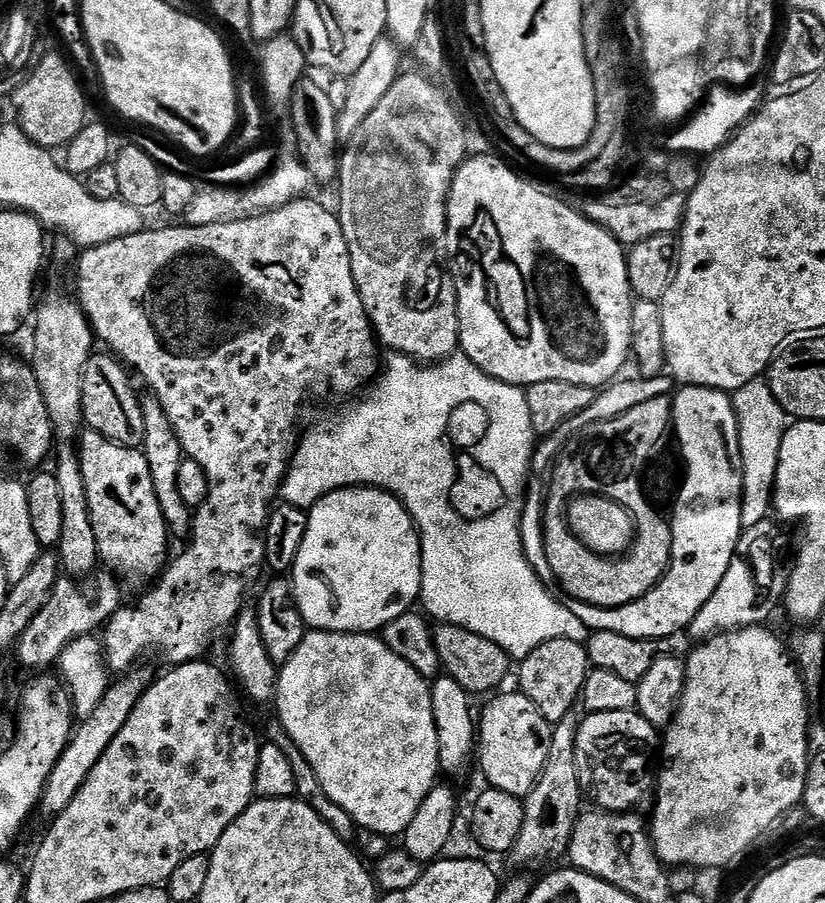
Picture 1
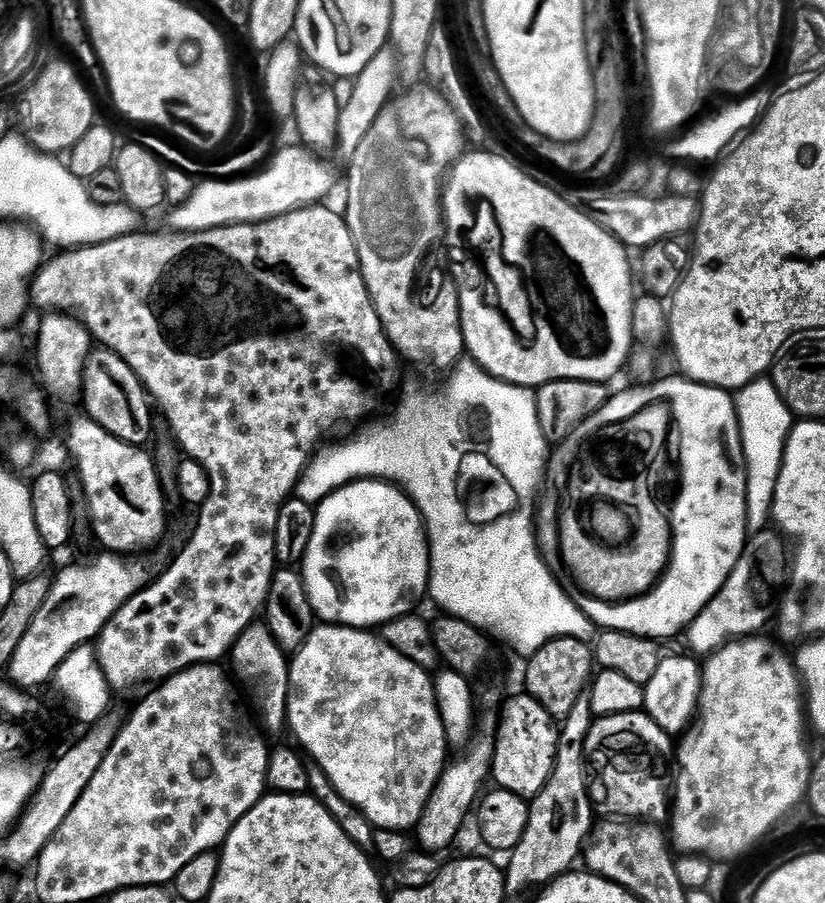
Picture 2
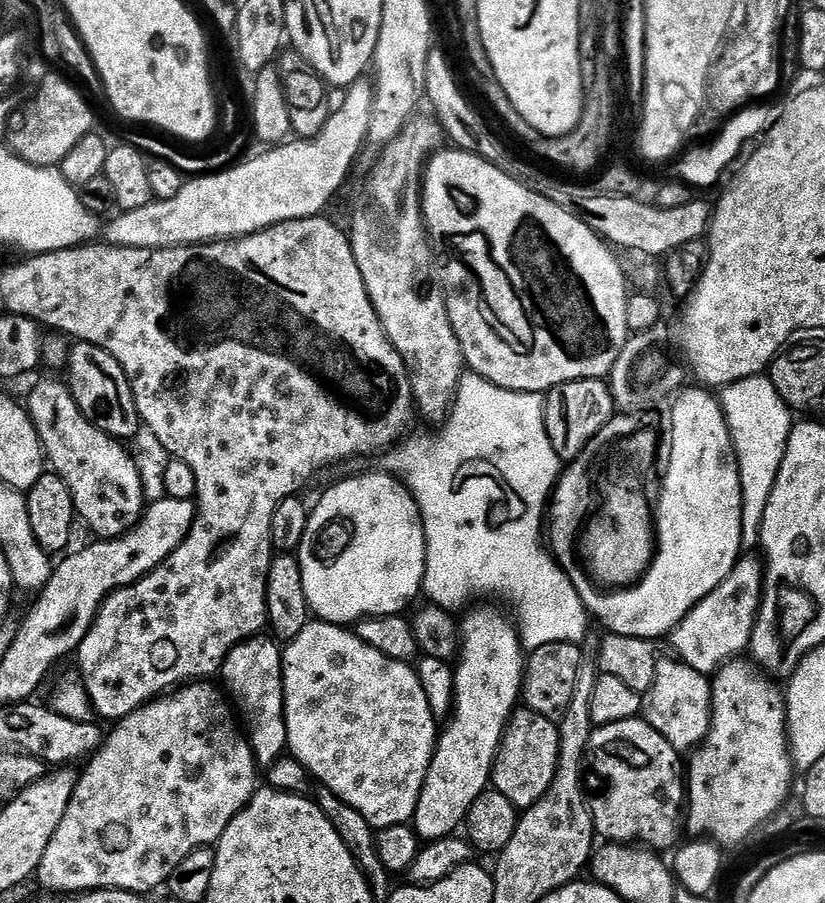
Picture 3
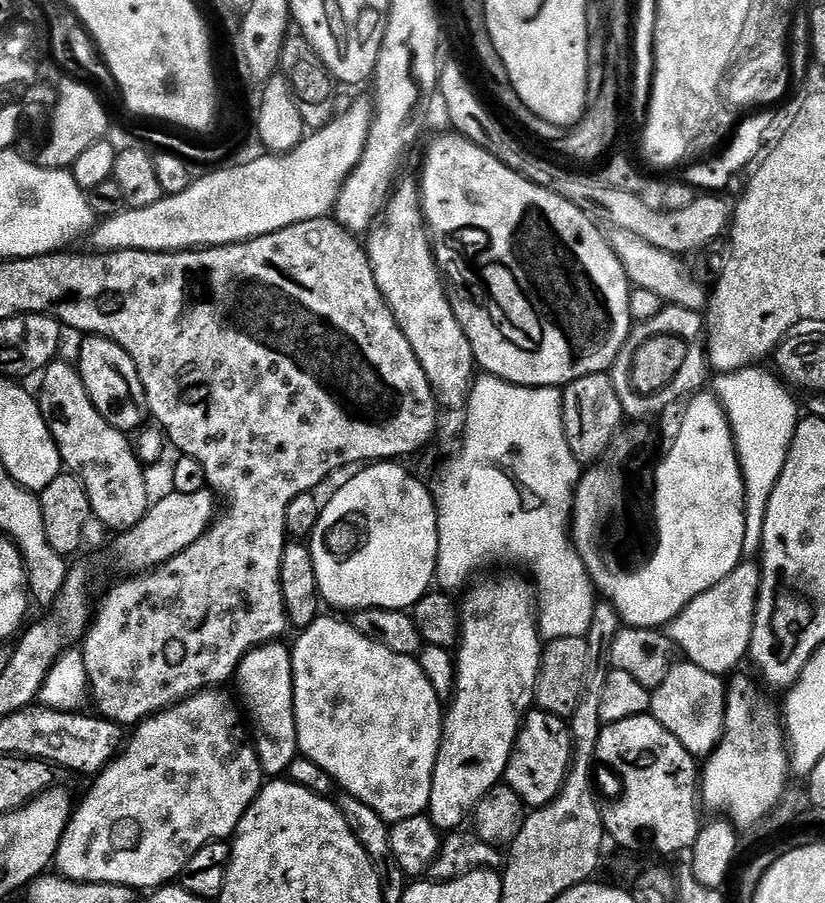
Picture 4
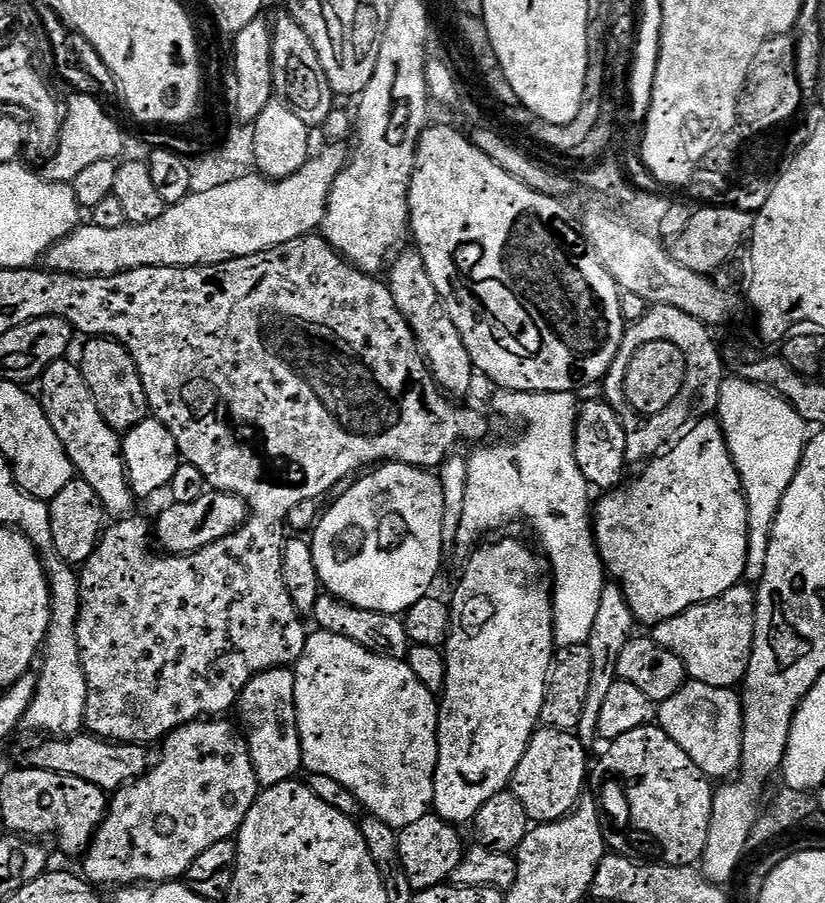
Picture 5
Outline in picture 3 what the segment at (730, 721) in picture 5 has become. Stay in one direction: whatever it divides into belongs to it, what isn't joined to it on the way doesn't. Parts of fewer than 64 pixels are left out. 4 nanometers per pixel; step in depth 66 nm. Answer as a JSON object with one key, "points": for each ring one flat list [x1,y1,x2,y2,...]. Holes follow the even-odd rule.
{"points":[[661,659,656,681,646,693,646,720,678,750,695,749,712,727,712,686,705,673,671,659]]}

